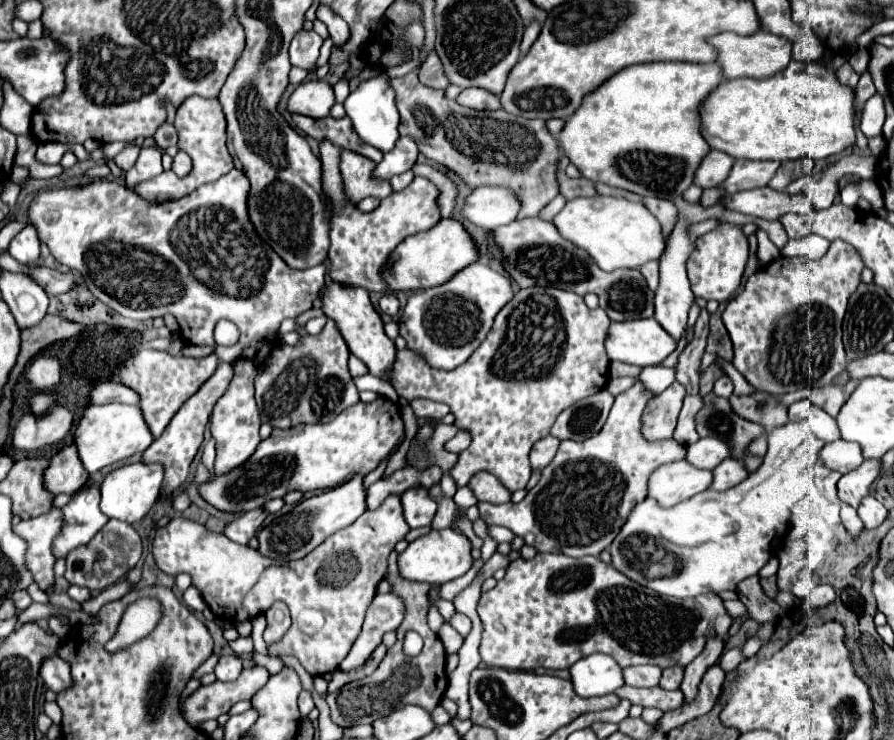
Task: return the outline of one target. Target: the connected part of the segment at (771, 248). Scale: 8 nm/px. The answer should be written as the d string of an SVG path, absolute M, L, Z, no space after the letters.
M759 229L757 231L757 241L759 241L759 247L757 247L757 259L759 259L759 263L771 263L771 261L781 257L781 251L773 245L773 241L767 235L767 231Z

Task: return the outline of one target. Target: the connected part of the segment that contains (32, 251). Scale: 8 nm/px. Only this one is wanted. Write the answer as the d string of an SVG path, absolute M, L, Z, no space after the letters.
M25 225L25 229L21 229L13 241L9 243L9 253L25 263L25 265L35 265L35 261L39 259L39 237L37 237L37 229L33 229L33 225Z

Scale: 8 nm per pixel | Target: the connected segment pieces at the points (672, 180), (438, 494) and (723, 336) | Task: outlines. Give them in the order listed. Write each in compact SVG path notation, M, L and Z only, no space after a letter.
M641 63L625 67L583 99L581 107L565 121L559 147L581 175L593 183L627 189L641 197L653 195L675 201L693 185L697 165L711 151L705 137L701 137L701 105L709 97L707 93L713 93L723 81L725 75L717 63Z
M433 485L429 491L431 491L431 497L433 497L437 505L439 505L437 515L435 515L433 523L431 523L431 527L433 527L433 529L447 529L447 527L451 527L453 517L455 517L455 513L457 513L455 501L453 501L451 497L445 497L445 495L443 495L441 485Z
M721 311L711 313L711 323L709 323L709 339L707 339L707 351L715 353L717 357L723 357L725 361L731 361L733 349L731 349L731 339L729 333L723 325Z

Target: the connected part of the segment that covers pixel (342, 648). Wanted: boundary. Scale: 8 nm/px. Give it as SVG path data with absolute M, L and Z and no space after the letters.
M391 495L377 509L363 513L355 523L327 537L307 557L287 565L277 565L255 549L237 545L225 535L207 531L183 517L171 519L167 527L157 529L153 555L157 567L165 573L189 573L193 585L219 619L249 621L275 601L287 603L293 625L277 645L267 645L267 653L269 657L293 655L309 675L323 675L335 671L351 651L377 585L387 575L387 559L409 529L399 495Z

